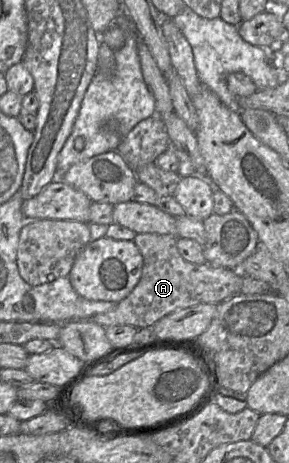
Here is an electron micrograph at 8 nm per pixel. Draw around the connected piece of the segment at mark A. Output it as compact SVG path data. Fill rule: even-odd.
M145 233L145 234L137 234L133 240L133 242L138 247L142 258L143 258L143 267L142 267L142 273L139 282L134 287L134 289L129 293L127 297L125 297L123 300L117 303L116 307L108 312L97 314L92 316L90 319L80 319L80 320L92 320L98 325L101 325L102 327L109 327L109 326L115 326L115 325L131 325L133 327L136 327L137 329L145 328L145 327L152 327L154 323L156 323L159 319L162 317L174 312L178 309L184 309L188 307L192 307L198 304L219 304L223 301L226 301L227 299L234 297L236 295L239 295L241 292L242 282L243 282L243 275L239 270L234 269L228 269L228 268L222 268L222 267L213 267L208 265L207 263L204 264L194 264L185 261L181 255L178 252L176 243L177 243L177 236L173 235L162 235L162 234L155 234L155 233Z

